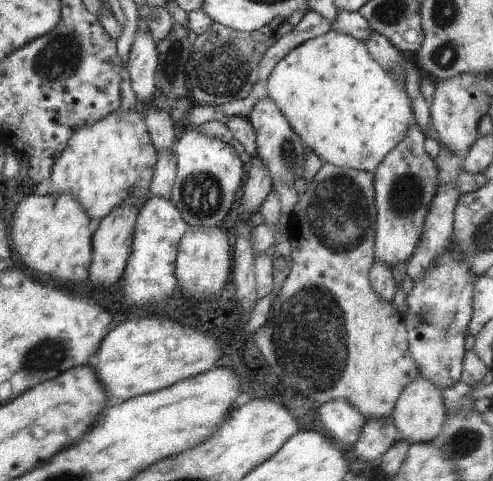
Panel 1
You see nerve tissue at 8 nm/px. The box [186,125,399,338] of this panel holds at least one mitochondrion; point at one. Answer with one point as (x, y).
(339, 213)

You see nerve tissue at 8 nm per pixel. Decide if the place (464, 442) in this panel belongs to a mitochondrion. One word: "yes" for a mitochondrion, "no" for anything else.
yes

